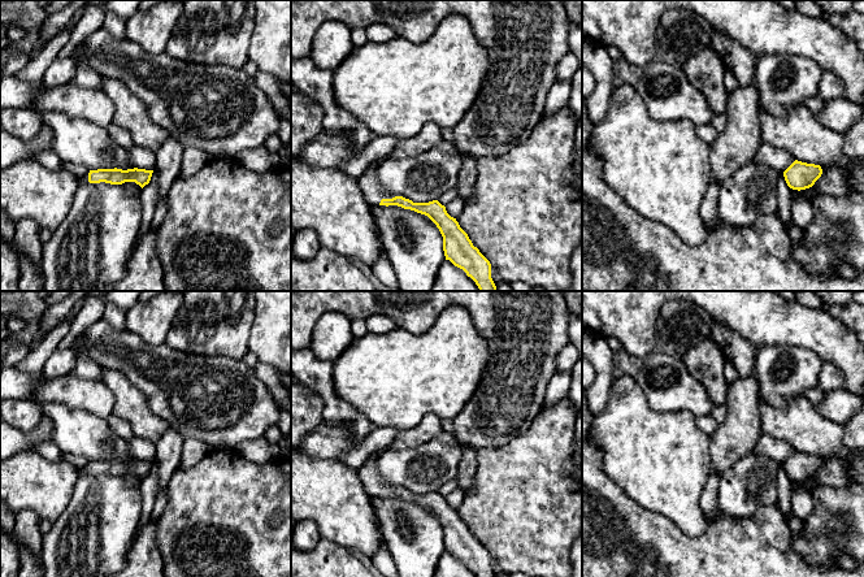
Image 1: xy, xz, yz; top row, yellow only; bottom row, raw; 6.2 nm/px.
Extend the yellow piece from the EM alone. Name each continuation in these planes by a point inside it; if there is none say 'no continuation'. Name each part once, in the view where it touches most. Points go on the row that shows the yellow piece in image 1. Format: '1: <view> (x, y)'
1: xz (374, 192)

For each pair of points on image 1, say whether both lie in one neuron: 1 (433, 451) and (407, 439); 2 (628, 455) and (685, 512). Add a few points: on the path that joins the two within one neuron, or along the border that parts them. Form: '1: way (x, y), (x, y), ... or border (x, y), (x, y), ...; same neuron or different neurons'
1: border (443, 432), (416, 446), (390, 448); different neurons
2: way (642, 467), (673, 498); same neuron

